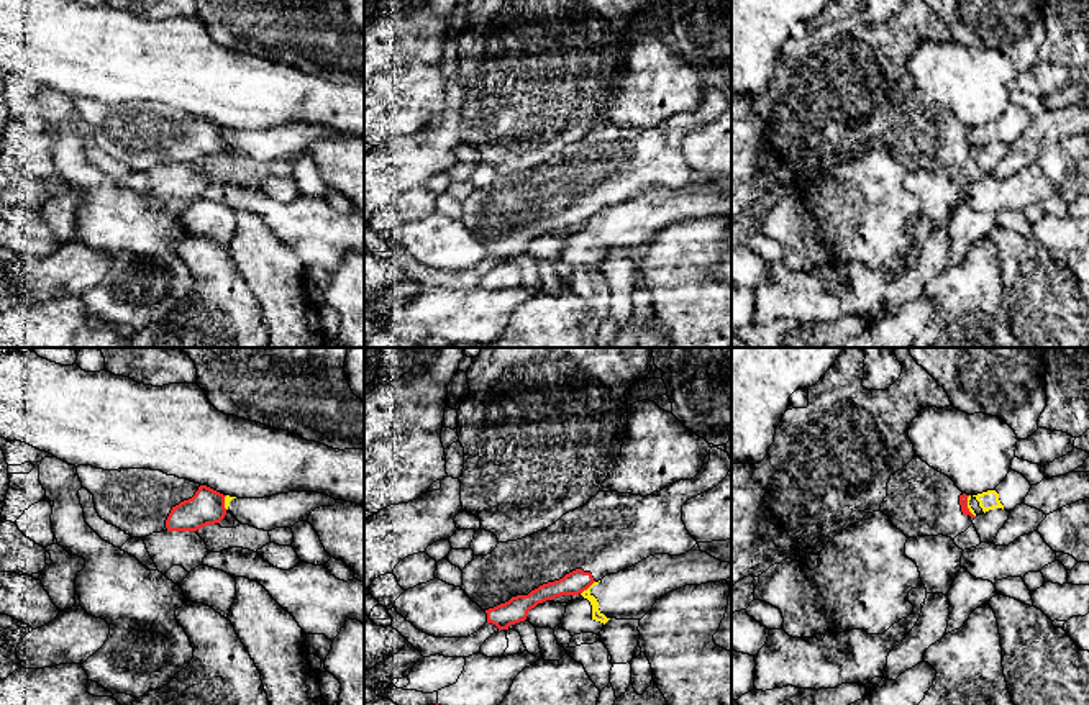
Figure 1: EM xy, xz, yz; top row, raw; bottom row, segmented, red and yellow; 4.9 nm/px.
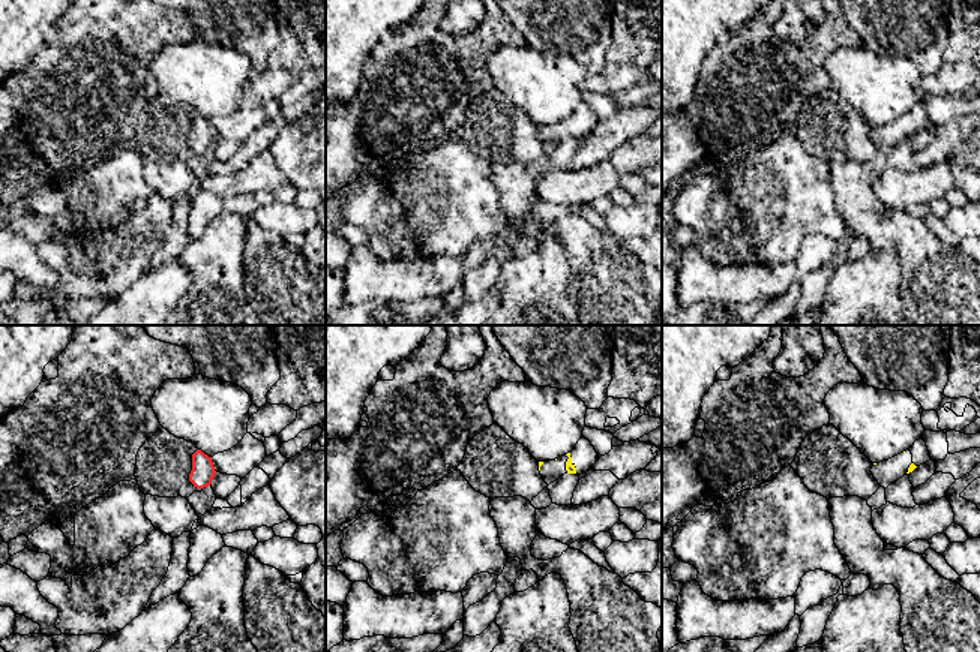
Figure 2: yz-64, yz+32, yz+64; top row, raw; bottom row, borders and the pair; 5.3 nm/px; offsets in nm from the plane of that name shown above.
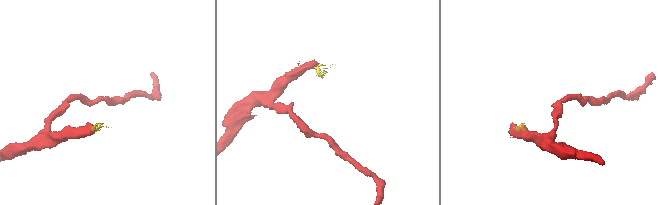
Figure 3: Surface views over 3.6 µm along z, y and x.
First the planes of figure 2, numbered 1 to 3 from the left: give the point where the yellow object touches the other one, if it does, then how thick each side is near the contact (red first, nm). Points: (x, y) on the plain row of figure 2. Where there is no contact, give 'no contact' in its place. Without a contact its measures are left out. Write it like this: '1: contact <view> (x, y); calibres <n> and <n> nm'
1: no contact
2: no contact
3: no contact

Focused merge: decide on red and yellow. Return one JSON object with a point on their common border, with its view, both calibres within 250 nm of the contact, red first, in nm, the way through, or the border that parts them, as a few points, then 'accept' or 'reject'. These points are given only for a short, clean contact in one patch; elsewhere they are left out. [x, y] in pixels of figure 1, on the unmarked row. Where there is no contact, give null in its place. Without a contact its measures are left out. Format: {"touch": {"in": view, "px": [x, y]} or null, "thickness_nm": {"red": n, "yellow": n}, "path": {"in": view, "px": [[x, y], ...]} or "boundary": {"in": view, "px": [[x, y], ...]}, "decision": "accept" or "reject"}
{"touch": {"in": "xz", "px": [587, 220]}, "thickness_nm": {"red": 120, "yellow": 50}, "boundary": {"in": "xz", "px": [[594, 213], [581, 227]]}, "decision": "reject"}

